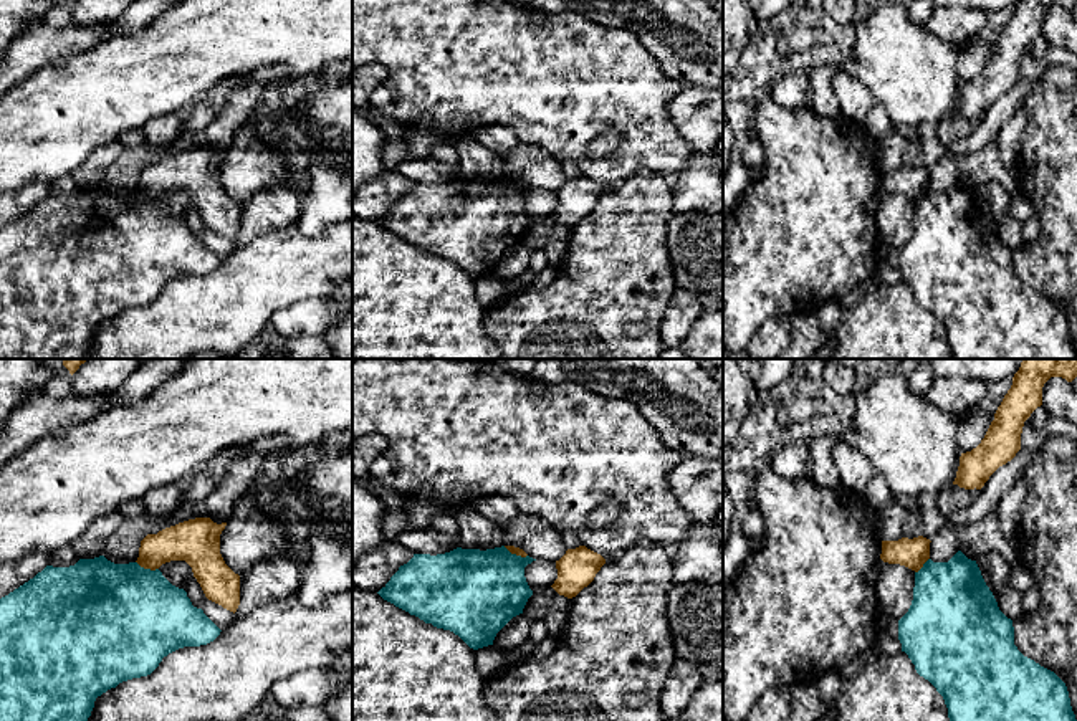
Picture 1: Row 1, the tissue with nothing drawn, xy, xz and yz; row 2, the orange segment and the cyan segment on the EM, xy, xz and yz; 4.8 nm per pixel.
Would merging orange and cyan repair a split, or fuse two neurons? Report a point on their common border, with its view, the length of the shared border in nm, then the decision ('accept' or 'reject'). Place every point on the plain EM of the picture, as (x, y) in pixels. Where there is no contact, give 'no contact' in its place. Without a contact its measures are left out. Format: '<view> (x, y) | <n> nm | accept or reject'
xy (148, 197) | 120 nm | reject

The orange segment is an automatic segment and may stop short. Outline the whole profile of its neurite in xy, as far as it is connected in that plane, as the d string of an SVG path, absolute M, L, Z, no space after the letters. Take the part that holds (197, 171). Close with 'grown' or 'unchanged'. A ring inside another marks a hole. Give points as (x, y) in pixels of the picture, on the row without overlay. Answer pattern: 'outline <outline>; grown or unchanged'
outline M195 147L147 164L141 170L137 193L156 200L170 190L185 190L200 213L205 227L230 241L240 235L240 205L220 184L220 164L227 152Z; unchanged

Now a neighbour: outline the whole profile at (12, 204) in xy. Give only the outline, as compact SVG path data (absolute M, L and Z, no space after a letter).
M33 182L18 192L0 195L0 228L33 208L50 190L48 182Z

